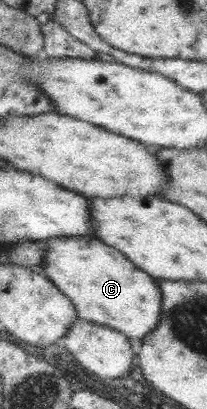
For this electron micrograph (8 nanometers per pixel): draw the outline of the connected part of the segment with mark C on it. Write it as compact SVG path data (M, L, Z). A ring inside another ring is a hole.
M58 236L41 243L46 245L44 274L74 302L81 318L123 331L136 344L157 330L163 314L161 283L131 262L123 251L96 236Z

